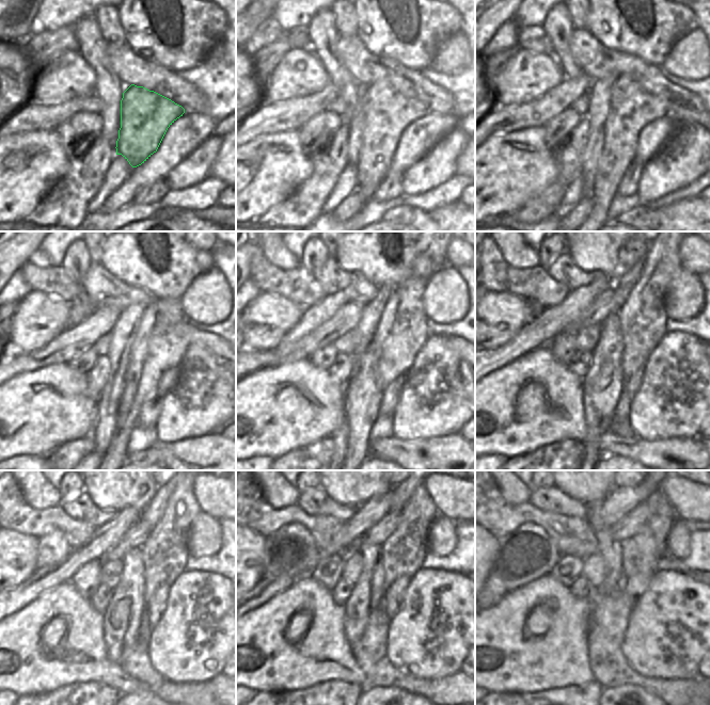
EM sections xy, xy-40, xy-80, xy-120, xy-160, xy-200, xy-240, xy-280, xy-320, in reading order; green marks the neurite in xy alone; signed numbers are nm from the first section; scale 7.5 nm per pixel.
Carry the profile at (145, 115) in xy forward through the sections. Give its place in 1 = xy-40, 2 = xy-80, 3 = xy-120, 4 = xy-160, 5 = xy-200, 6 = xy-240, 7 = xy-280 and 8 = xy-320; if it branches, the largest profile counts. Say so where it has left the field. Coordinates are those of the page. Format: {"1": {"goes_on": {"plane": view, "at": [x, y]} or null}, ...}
{"1": {"goes_on": {"plane": "xy-40", "at": [389, 112]}}, "2": {"goes_on": {"plane": "xy-80", "at": [631, 107]}}, "3": {"goes_on": {"plane": "xy-120", "at": [159, 345]}}, "4": {"goes_on": {"plane": "xy-160", "at": [401, 332]}}, "5": {"goes_on": {"plane": "xy-200", "at": [643, 316]}}, "6": {"goes_on": {"plane": "xy-240", "at": [166, 551]}}, "7": {"goes_on": {"plane": "xy-280", "at": [404, 551]}}, "8": {"goes_on": {"plane": "xy-320", "at": [641, 553]}}}

